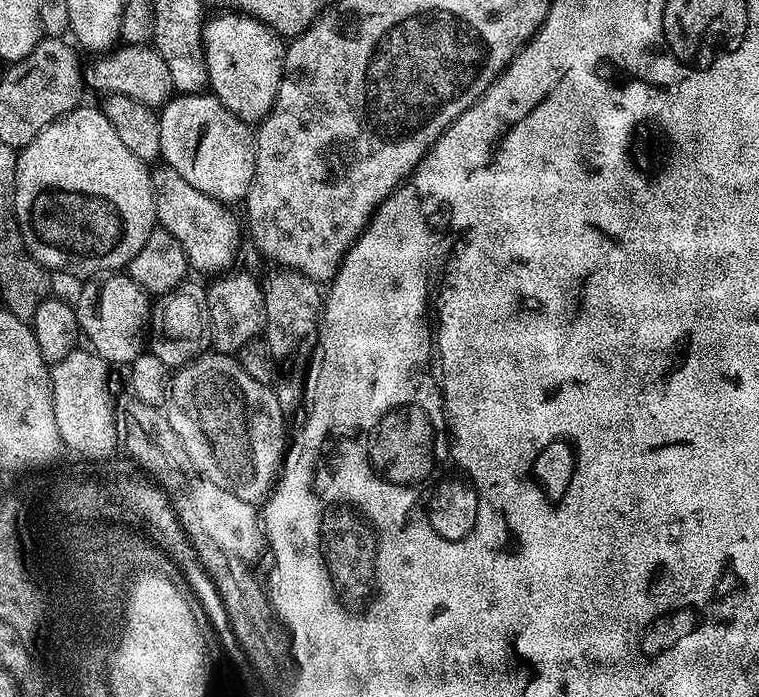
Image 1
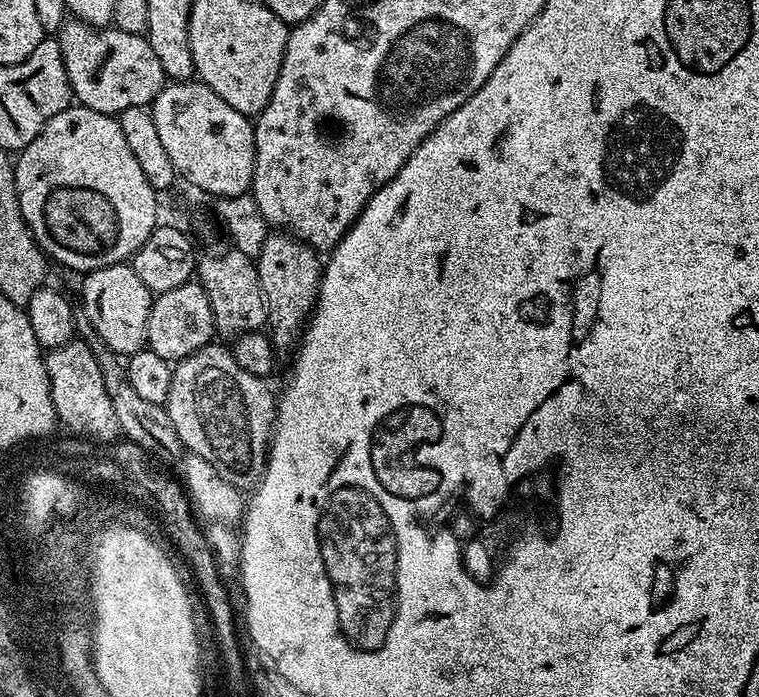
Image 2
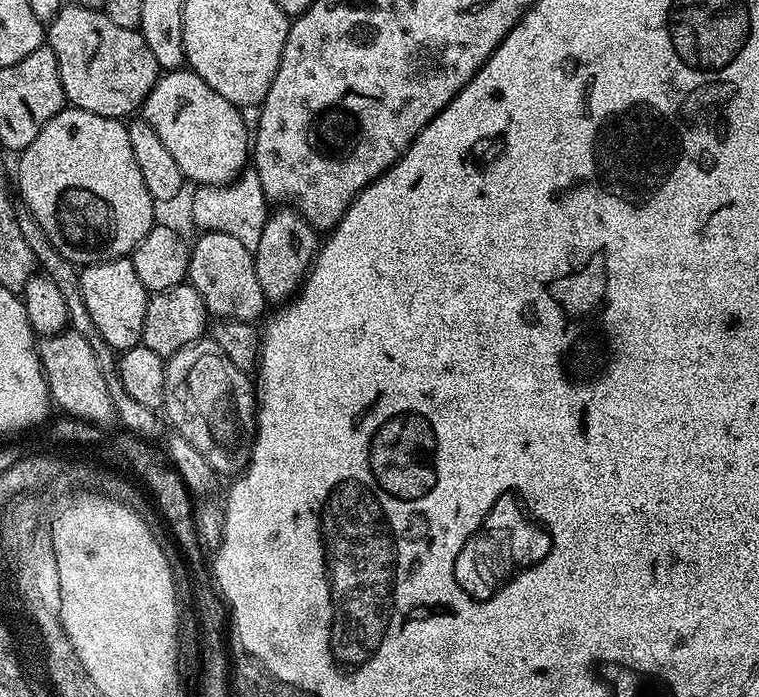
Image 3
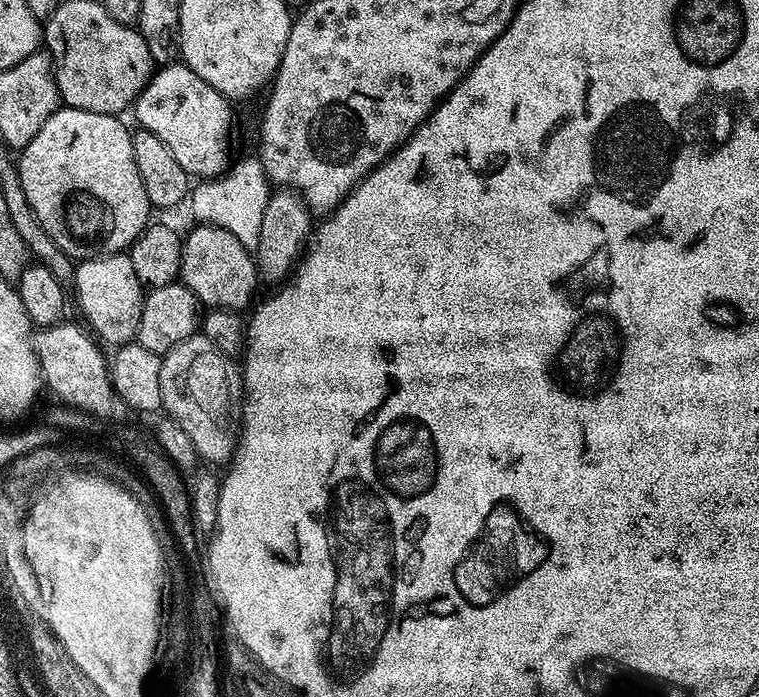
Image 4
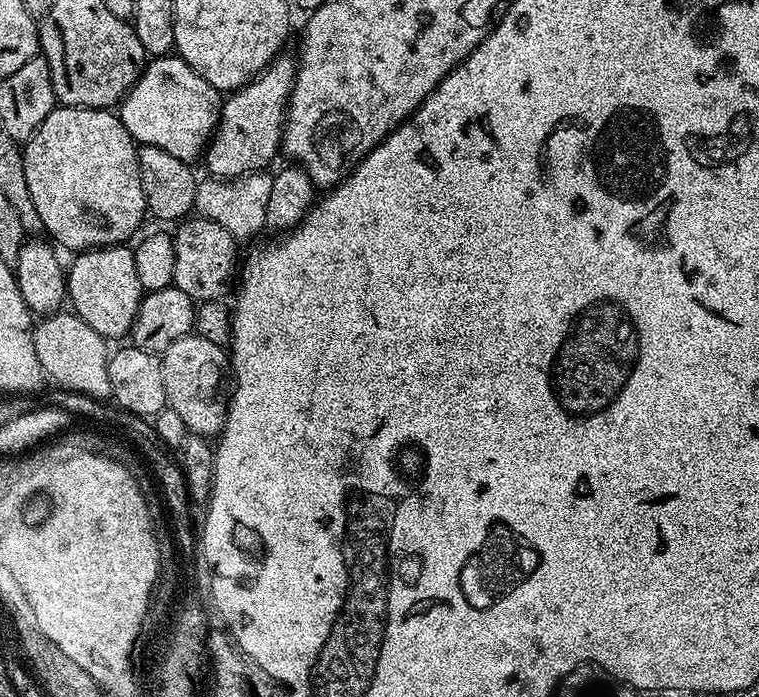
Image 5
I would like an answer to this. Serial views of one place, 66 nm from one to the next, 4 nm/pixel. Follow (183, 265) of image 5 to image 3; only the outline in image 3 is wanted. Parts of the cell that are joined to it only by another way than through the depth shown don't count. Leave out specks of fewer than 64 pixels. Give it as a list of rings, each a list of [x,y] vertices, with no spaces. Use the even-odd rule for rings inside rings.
[[[201,231],[190,248],[187,283],[202,294],[209,317],[252,324],[265,315],[266,301],[258,286],[254,252],[242,246],[231,234]],[[264,312],[264,313],[263,313]]]

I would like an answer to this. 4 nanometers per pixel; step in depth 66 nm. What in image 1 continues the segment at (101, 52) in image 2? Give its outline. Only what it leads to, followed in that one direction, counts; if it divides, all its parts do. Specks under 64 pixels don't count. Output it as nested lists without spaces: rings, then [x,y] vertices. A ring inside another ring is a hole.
[[[124,44],[97,55],[95,60],[96,64],[90,65],[89,68],[87,65],[83,69],[84,83],[91,91],[93,88],[96,92],[104,92],[105,97],[125,96],[126,98],[134,98],[146,107],[155,109],[167,104],[174,95],[174,89],[170,82],[170,70],[166,70],[166,62],[162,62],[162,58],[157,54],[155,47],[148,44]]]

